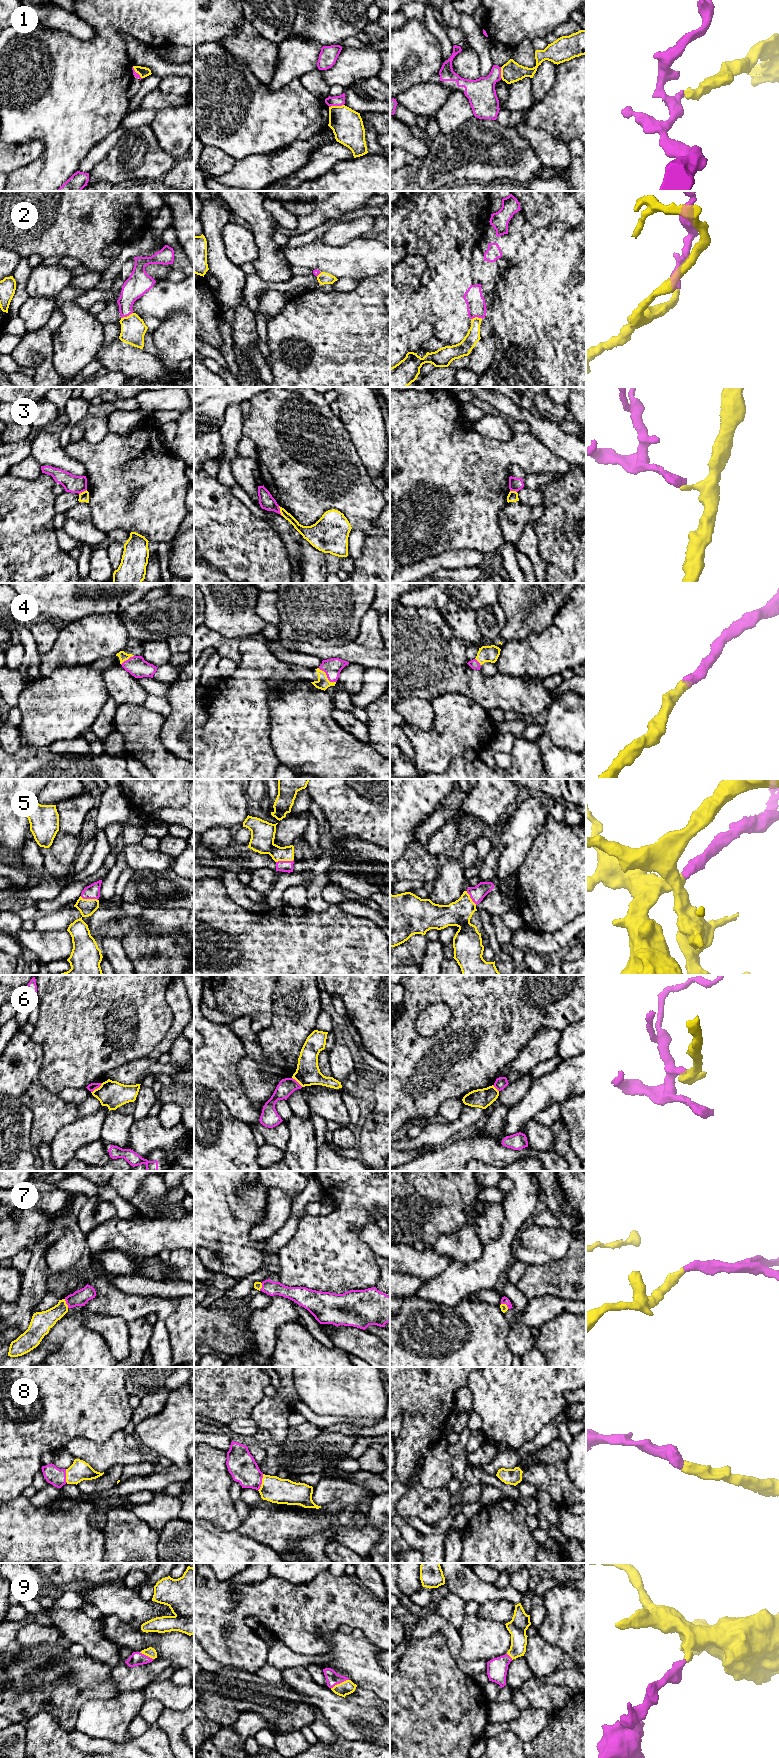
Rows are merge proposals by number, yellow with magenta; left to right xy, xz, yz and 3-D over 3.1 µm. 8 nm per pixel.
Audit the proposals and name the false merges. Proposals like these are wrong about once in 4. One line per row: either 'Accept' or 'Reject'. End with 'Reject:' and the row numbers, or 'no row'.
1: Reject
2: Accept
3: Reject
4: Accept
5: Accept
6: Reject
7: Accept
8: Accept
9: Accept
Reject: 1, 3, 6

